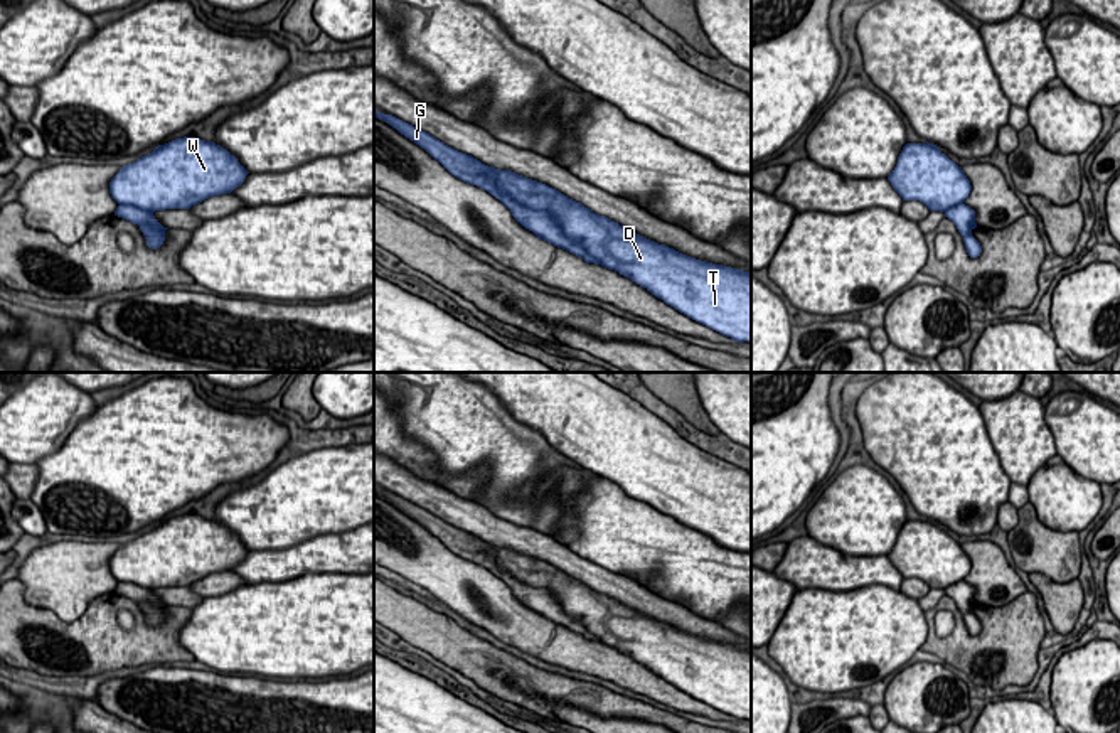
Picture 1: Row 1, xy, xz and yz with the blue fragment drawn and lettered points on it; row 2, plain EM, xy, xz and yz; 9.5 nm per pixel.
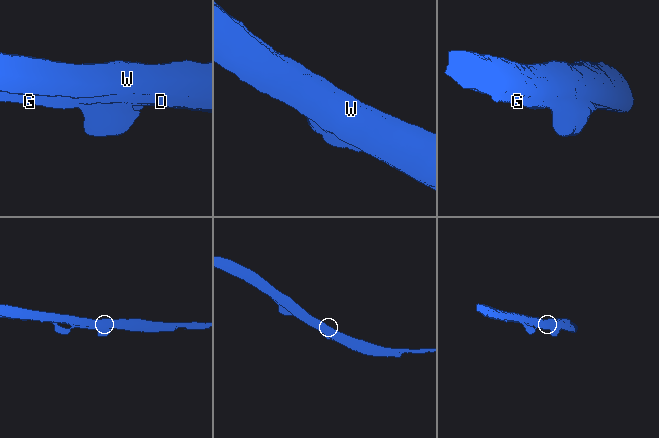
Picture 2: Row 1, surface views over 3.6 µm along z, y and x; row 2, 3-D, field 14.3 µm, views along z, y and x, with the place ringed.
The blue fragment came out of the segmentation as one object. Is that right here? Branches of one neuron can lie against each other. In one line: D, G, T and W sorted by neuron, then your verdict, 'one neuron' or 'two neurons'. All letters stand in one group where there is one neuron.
groups D T W / G; two neurons

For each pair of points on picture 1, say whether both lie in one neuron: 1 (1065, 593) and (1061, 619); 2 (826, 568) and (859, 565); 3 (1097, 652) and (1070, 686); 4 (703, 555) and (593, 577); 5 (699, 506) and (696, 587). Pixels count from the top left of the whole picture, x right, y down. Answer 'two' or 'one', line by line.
1: one
2: one
3: one
4: two
5: two

